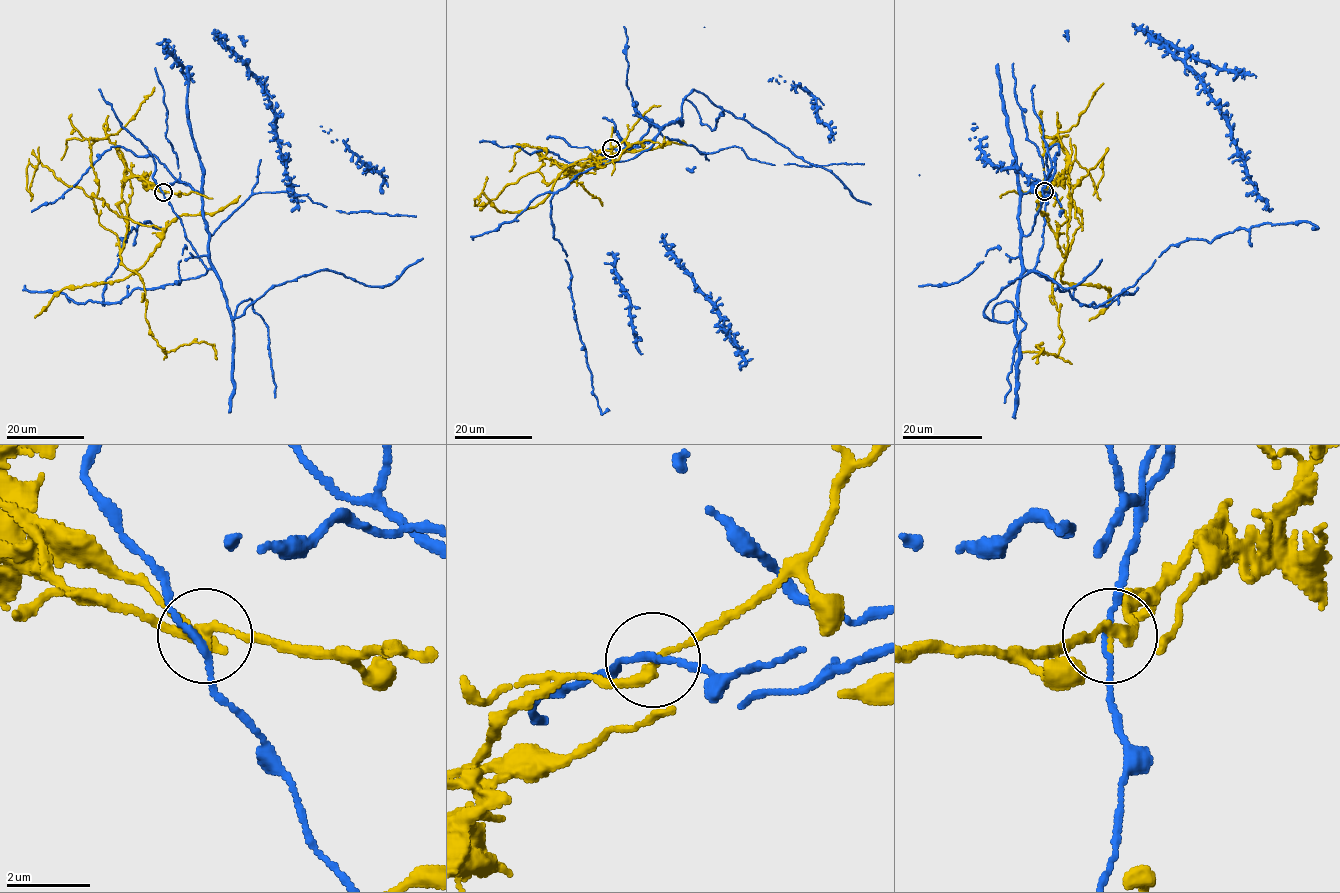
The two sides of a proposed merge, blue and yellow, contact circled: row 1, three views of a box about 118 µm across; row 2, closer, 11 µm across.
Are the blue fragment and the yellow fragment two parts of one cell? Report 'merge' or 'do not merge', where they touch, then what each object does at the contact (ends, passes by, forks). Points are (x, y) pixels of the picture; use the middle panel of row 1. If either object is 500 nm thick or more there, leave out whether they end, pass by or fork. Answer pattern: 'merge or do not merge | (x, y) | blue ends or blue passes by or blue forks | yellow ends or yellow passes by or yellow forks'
do not merge | (611, 148) | blue passes by | yellow forks

